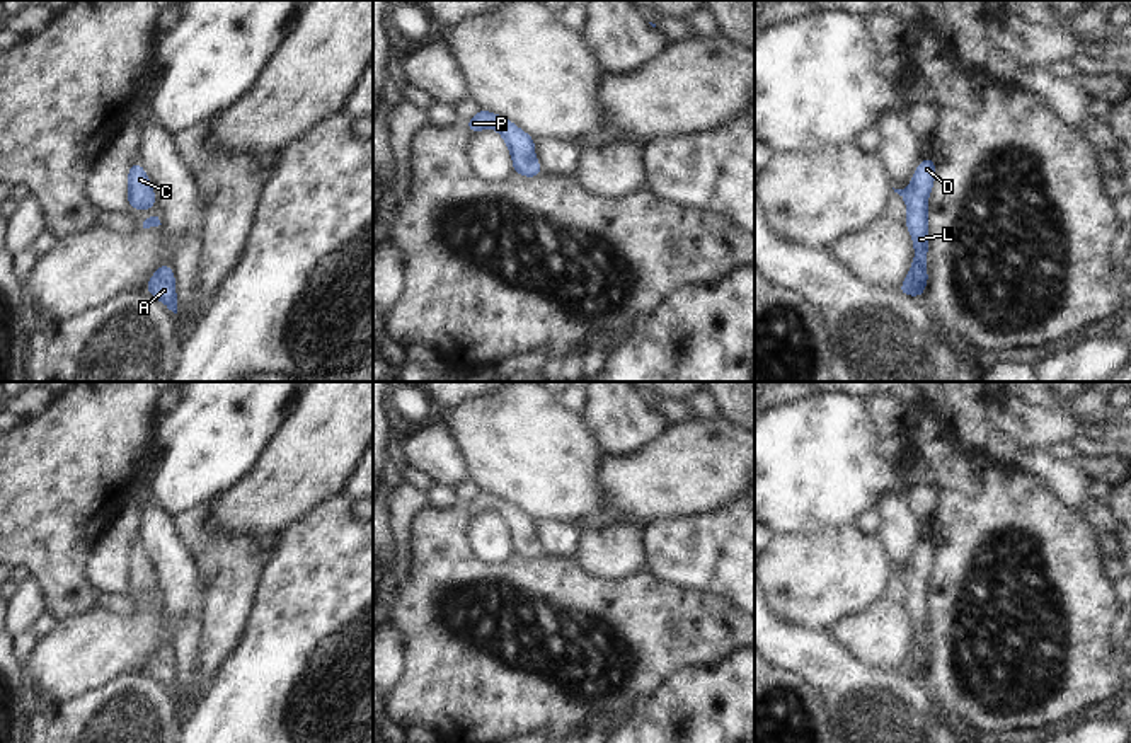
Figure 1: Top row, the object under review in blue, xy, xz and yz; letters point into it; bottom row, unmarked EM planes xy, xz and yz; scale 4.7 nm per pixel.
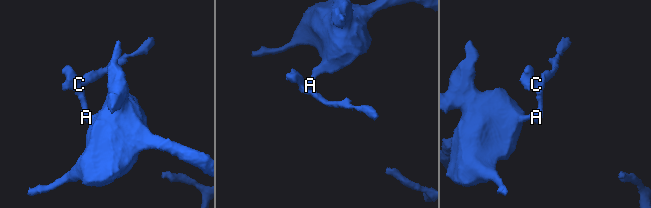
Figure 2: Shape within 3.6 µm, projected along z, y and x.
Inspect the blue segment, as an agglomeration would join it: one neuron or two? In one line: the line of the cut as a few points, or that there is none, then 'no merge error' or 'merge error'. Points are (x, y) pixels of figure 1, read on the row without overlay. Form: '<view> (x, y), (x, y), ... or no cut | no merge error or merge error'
no cut | no merge error

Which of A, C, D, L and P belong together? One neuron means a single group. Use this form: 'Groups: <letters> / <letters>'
Groups: A C D L P

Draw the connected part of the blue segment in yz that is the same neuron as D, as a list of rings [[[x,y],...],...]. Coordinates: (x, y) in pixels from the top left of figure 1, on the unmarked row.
[[[927,539],[916,547],[911,564],[904,571],[894,571],[908,590],[904,607],[913,620],[915,641],[903,661],[898,675],[906,678],[925,680],[925,668],[928,666],[928,653],[925,641],[928,639],[928,578],[935,566],[935,540]]]

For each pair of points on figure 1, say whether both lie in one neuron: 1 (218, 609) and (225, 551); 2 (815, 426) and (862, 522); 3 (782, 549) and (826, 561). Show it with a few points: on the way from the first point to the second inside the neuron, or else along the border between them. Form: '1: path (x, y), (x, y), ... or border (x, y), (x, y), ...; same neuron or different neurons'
1: path (225, 595), (225, 564); same neuron
2: border (874, 508), (862, 513), (852, 524); different neurons
3: path (792, 559), (816, 561); same neuron

